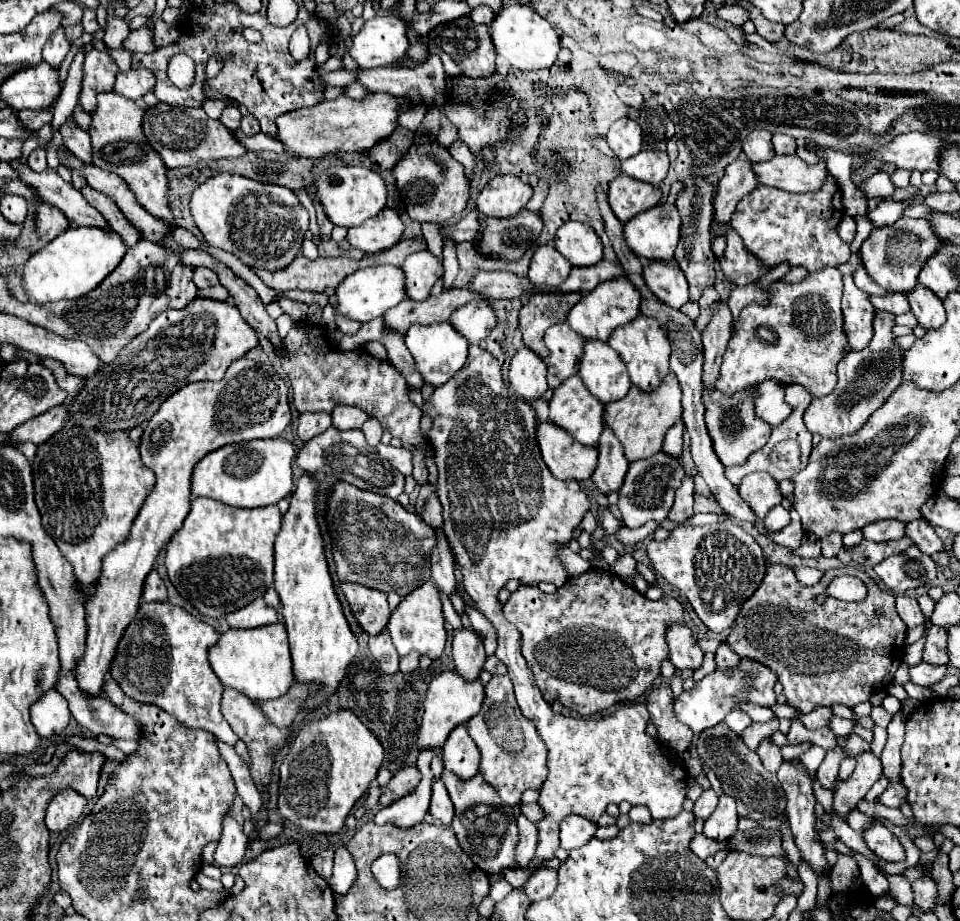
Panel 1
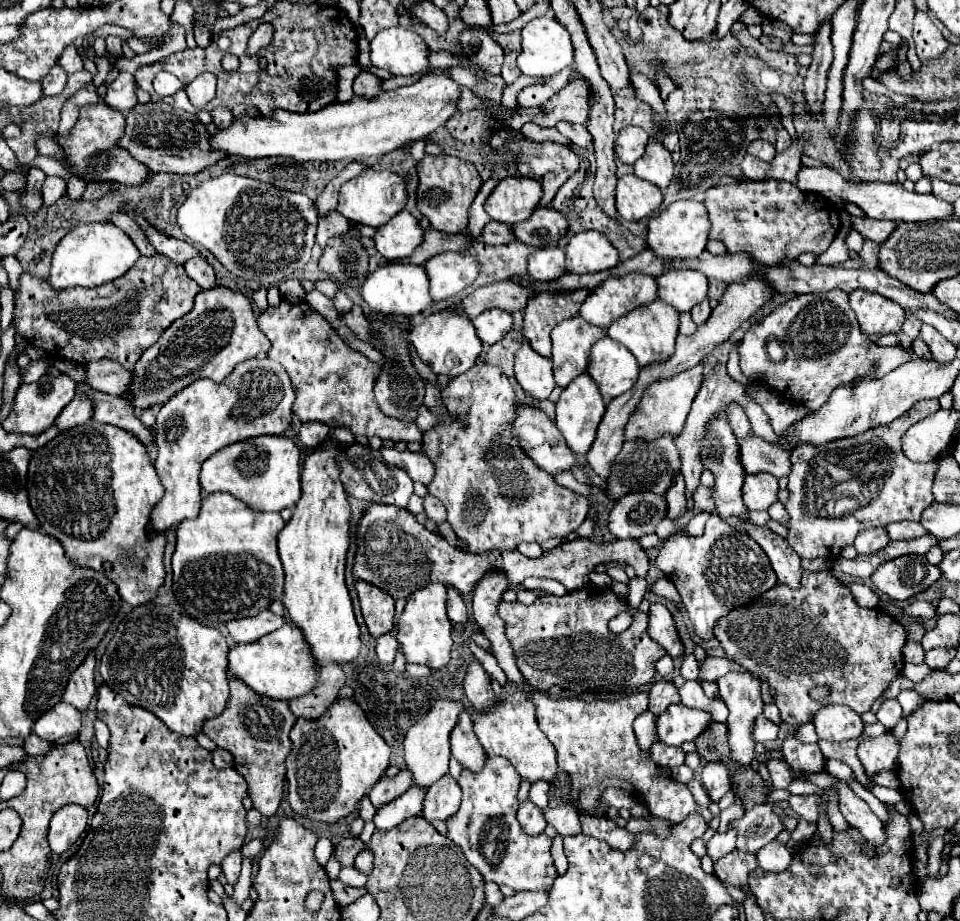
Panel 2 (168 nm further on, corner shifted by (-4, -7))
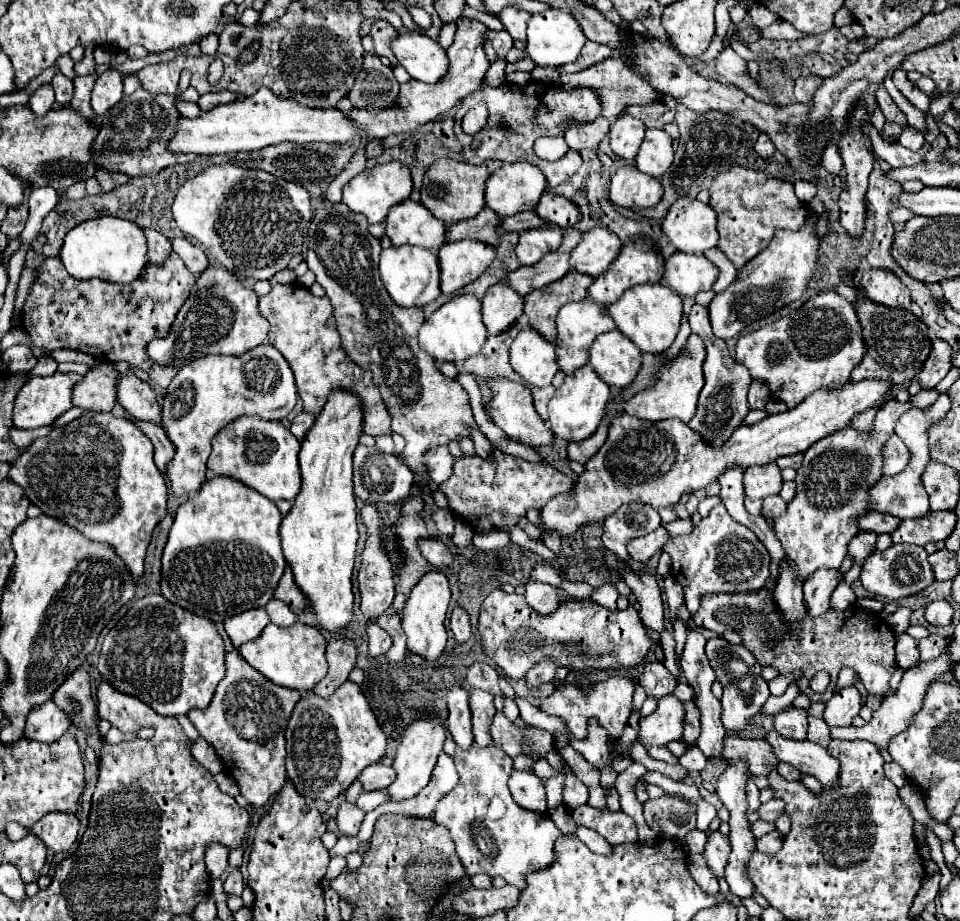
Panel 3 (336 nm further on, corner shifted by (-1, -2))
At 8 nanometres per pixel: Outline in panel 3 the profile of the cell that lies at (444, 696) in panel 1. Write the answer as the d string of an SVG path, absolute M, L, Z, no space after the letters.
M425 717L425 719L415 719L403 733L401 745L397 747L397 757L393 763L393 769L397 771L397 779L389 785L387 793L393 801L403 801L409 797L415 797L431 779L433 767L439 759L439 753L443 753L443 743L447 739L447 727L445 721L439 717Z

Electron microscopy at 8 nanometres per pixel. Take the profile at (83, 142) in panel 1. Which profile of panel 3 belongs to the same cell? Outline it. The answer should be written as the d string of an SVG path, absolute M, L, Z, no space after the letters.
M57 73L57 75L53 77L51 85L53 85L53 89L55 89L57 103L59 103L61 107L69 105L69 103L71 103L71 99L73 99L73 81L71 81L71 79L67 79L65 75Z

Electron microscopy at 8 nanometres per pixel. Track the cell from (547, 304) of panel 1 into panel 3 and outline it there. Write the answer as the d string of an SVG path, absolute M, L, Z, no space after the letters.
M569 271L563 279L545 285L545 289L535 289L525 297L525 315L529 327L543 335L543 339L555 341L555 315L563 303L583 301L587 297L589 285L593 283L591 275Z

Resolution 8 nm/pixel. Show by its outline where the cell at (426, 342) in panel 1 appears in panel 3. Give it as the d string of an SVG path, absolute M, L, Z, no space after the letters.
M457 295L441 305L431 317L425 319L419 329L419 347L429 353L435 361L459 363L477 355L487 339L487 329L481 321L481 301L473 295Z

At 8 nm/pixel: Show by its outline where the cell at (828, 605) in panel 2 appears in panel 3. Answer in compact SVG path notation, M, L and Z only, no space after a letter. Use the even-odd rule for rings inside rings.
M767 589L749 591L749 593L717 593L703 595L701 607L695 615L691 615L693 625L713 631L715 635L723 635L727 629L737 629L743 637L743 645L755 653L761 667L773 667L777 675L789 675L801 671L801 677L793 681L801 695L807 695L813 703L825 703L833 697L837 687L837 675L843 667L849 667L859 673L867 693L885 695L891 675L897 671L895 661L895 633L891 625L879 615L857 605L851 605L845 611L829 609L823 617L805 615L803 621L787 621L783 613L777 609L773 593ZM817 671L827 671L831 675L831 683L825 693L813 693L809 689L809 681Z

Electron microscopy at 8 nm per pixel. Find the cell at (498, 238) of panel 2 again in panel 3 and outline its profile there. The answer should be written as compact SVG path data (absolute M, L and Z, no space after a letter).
M533 211L501 219L501 229L507 233L523 233L523 231L529 231L529 229L541 227L541 225L543 225L543 221Z

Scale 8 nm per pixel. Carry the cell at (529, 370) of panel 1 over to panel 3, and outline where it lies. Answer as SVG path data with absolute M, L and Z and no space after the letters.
M525 327L513 341L511 367L533 387L547 387L557 373L555 345L545 341L535 329Z

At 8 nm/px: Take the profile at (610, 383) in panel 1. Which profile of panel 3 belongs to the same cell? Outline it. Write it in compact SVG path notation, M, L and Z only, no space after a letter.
M617 329L601 333L589 349L589 365L613 389L633 383L641 369L641 351Z

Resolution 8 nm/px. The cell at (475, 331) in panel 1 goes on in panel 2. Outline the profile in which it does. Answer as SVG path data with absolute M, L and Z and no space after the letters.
M492 308L492 310L486 310L480 316L476 316L472 320L472 324L476 326L478 338L484 344L494 344L494 342L500 342L510 332L512 320L514 318L510 312L500 310L500 308Z

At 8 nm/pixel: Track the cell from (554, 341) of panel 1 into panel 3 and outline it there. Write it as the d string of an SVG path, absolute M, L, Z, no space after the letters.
M589 299L577 301L577 303L567 303L559 309L557 313L557 341L555 341L555 353L557 353L557 365L559 371L563 371L565 375L577 371L579 367L587 365L589 361L589 345L593 343L593 339L605 331L615 329L615 323L611 321L609 313L605 307L595 305Z

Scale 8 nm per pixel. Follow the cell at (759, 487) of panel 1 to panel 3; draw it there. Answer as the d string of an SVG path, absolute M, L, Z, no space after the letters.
M775 463L753 465L745 469L745 495L749 499L765 499L769 495L777 495L781 489L781 471Z

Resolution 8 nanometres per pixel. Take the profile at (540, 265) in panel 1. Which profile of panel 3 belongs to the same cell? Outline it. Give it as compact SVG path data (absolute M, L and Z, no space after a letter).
M543 227L543 229L529 229L521 233L515 253L521 265L535 265L543 255L555 251L563 241L563 233L557 227Z

